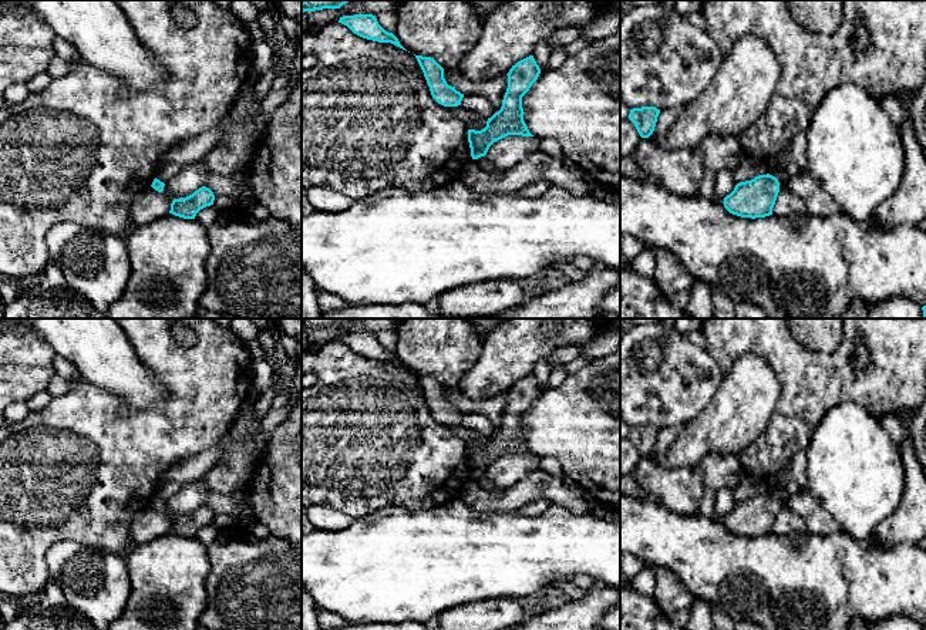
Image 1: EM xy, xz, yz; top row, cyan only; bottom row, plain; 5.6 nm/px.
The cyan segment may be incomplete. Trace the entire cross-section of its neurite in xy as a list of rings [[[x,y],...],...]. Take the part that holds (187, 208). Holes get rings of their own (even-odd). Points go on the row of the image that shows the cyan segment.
[[[202,186],[186,198],[174,199],[169,213],[183,219],[195,219],[196,213],[201,209],[213,205],[213,201],[213,192],[209,188]]]

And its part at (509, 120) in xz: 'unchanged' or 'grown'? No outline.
unchanged

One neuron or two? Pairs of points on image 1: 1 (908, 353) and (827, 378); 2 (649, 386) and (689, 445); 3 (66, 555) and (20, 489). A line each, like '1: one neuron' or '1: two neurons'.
1: one neuron
2: two neurons
3: two neurons

